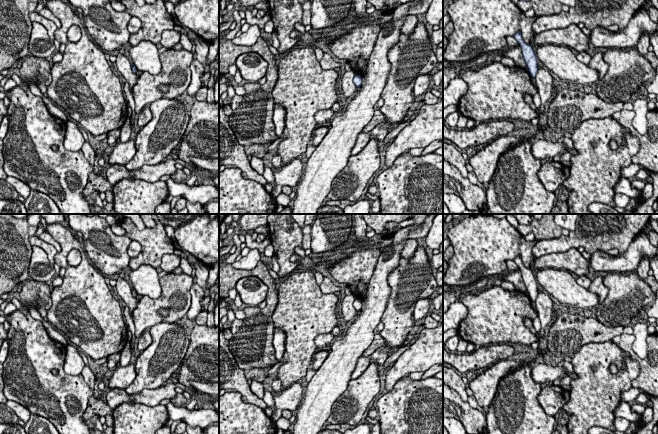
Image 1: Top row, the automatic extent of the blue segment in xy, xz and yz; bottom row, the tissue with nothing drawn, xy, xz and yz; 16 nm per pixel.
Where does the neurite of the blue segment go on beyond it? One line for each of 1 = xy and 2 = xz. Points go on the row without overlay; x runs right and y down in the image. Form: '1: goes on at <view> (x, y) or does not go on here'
1: does not go on here
2: does not go on here

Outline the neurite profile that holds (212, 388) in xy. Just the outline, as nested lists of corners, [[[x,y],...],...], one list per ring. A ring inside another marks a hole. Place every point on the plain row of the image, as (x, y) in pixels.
[[[190,381],[191,386],[199,392],[212,396],[219,396],[219,382],[200,383]]]

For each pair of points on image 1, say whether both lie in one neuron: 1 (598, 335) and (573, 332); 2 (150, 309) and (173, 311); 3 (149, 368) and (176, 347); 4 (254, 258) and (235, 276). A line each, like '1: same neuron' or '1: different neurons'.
1: same neuron
2: same neuron
3: same neuron
4: different neurons

